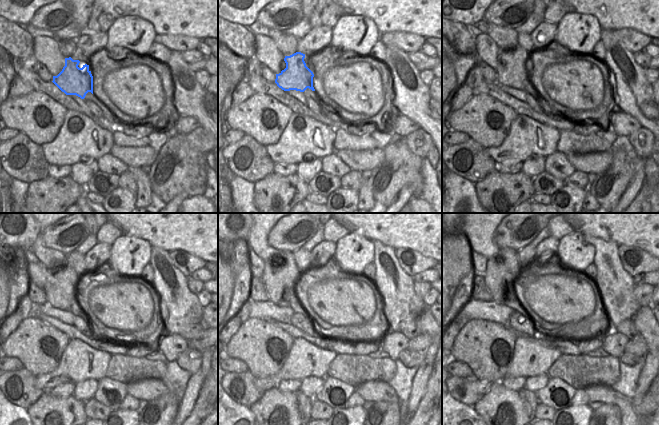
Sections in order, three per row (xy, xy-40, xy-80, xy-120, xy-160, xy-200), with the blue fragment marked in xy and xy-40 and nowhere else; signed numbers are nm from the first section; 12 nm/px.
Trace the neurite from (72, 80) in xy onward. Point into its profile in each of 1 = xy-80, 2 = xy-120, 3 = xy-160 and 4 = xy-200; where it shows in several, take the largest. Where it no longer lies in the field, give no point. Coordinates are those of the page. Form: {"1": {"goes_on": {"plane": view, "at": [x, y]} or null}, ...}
{"1": {"goes_on": {"plane": "xy-80", "at": [513, 68]}}, "2": {"goes_on": {"plane": "xy-120", "at": [61, 286]}}, "3": {"goes_on": {"plane": "xy-160", "at": [281, 272]}}, "4": {"goes_on": {"plane": "xy-200", "at": [502, 269]}}}

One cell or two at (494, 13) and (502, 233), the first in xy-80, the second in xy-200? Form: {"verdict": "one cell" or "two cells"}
{"verdict": "one cell"}

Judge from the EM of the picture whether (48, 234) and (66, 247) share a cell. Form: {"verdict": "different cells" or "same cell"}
{"verdict": "same cell"}

